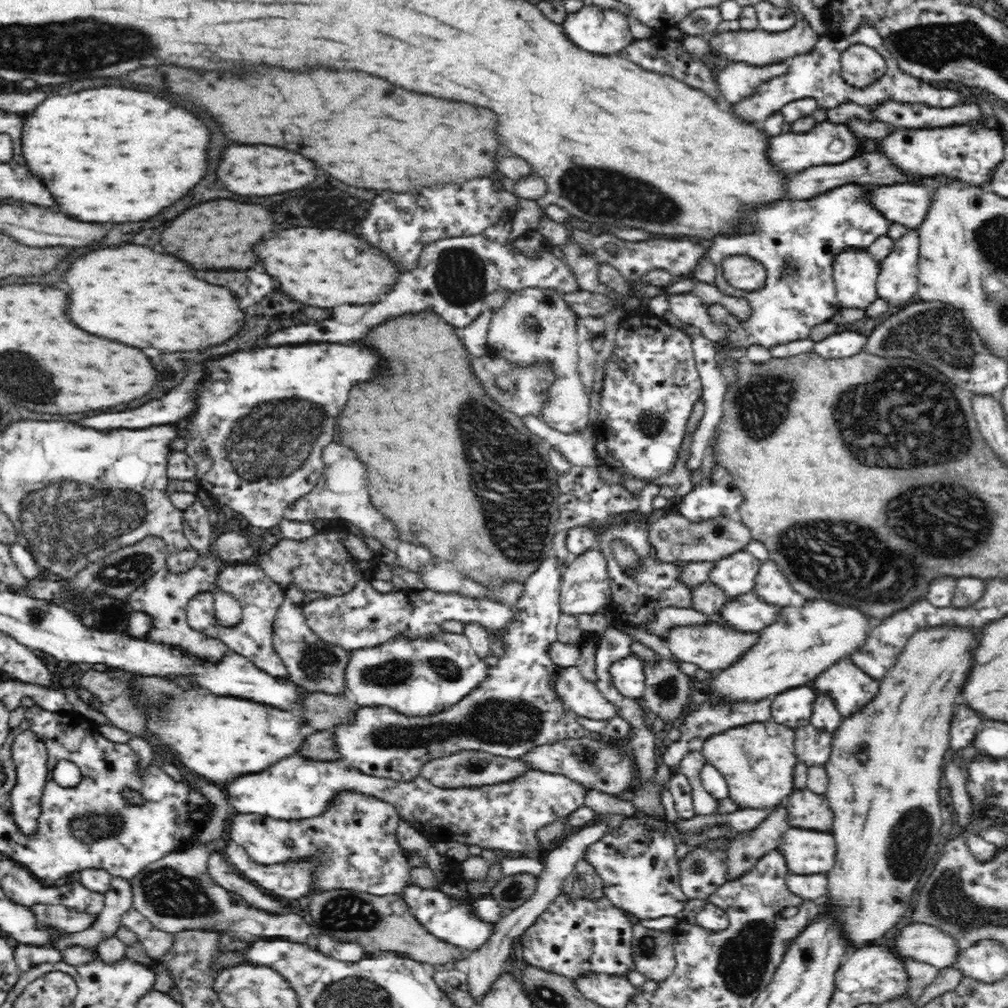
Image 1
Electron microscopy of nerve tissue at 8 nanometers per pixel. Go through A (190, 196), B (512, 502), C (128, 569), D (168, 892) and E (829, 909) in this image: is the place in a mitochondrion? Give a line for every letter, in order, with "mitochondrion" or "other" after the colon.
A: other
B: mitochondrion
C: mitochondrion
D: mitochondrion
E: other

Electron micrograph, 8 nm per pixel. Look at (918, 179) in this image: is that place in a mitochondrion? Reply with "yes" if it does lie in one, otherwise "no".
no

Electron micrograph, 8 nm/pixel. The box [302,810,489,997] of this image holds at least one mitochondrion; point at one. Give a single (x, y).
(348, 913)

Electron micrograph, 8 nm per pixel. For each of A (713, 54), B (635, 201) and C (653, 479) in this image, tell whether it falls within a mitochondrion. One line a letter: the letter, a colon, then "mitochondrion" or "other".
A: other
B: mitochondrion
C: other

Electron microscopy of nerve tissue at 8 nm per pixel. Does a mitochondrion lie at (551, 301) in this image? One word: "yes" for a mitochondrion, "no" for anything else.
yes

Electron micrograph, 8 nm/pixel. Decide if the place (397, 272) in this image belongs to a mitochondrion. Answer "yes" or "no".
no

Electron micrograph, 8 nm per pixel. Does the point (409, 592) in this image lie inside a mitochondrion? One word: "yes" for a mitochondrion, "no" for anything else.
no

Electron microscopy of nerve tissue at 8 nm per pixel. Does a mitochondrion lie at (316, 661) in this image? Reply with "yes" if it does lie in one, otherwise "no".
yes

